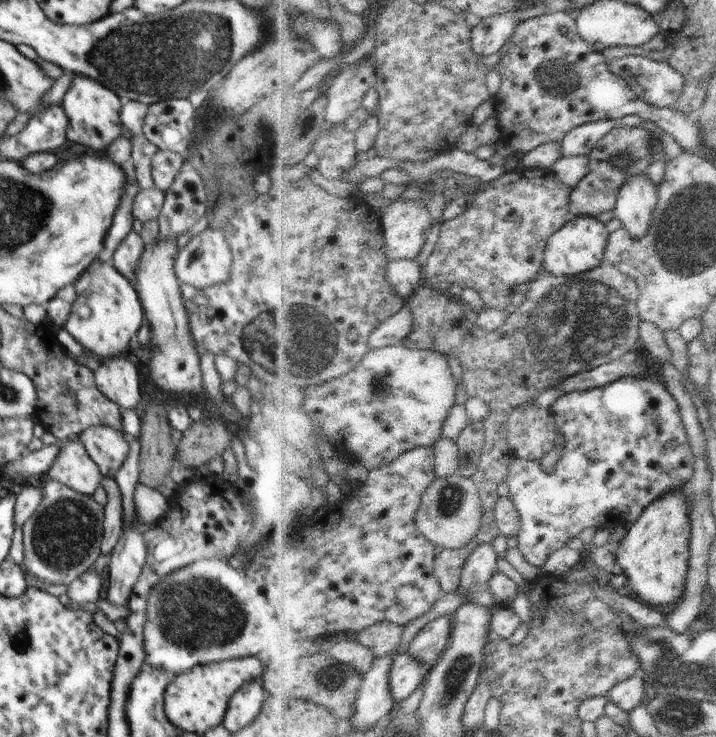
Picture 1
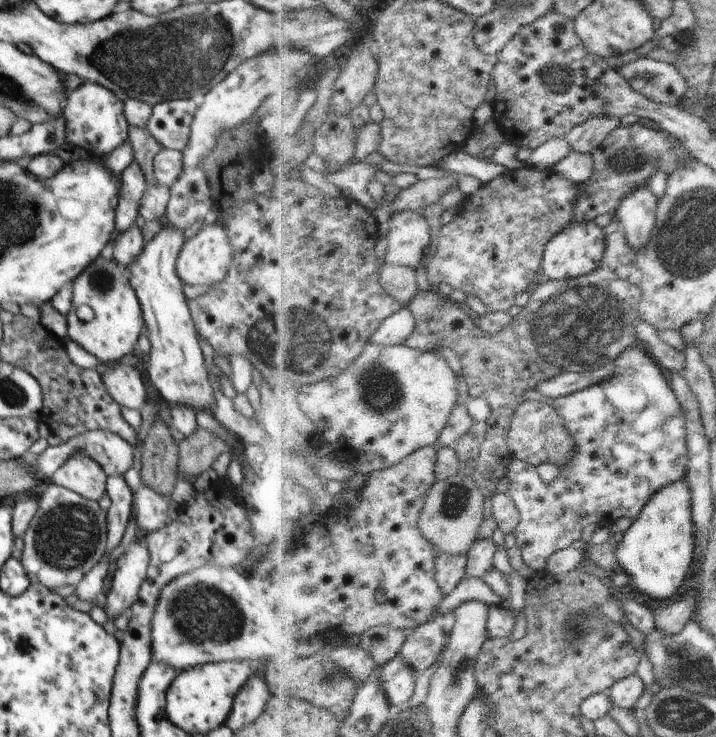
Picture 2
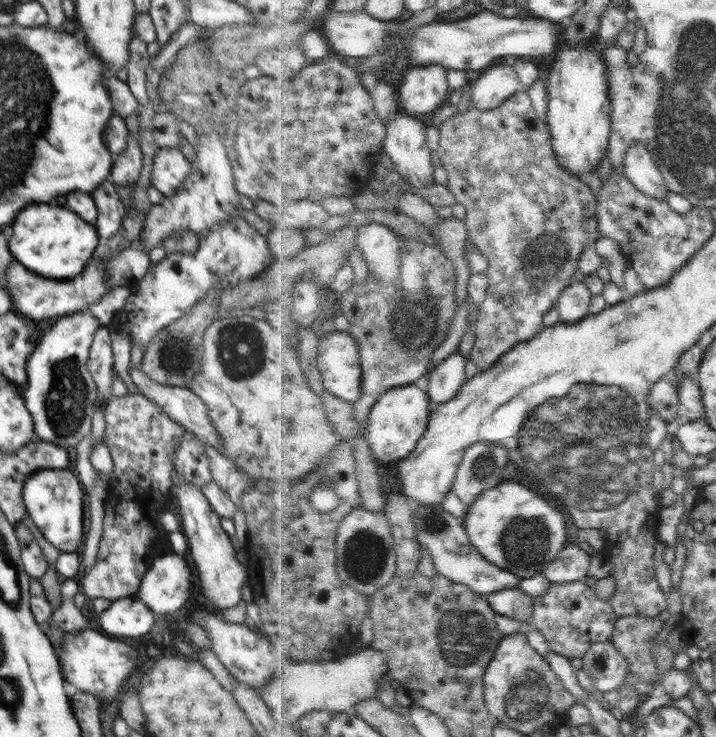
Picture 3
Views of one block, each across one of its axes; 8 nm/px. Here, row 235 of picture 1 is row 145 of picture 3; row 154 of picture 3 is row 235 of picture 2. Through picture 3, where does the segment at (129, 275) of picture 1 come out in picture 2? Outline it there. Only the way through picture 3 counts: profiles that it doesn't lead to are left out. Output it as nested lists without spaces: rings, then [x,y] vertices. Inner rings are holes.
[[[134,224],[124,232],[113,236],[108,252],[119,265],[128,269],[129,264],[142,252],[144,245],[141,228]]]

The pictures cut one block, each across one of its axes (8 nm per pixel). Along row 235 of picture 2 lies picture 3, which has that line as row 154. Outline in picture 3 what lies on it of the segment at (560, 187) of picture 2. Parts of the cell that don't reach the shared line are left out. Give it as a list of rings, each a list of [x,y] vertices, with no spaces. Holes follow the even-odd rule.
[[[524,89],[519,90],[512,98],[506,100],[500,108],[494,108],[490,112],[484,112],[484,110],[472,106],[469,110],[458,112],[453,118],[446,120],[439,129],[441,132],[441,144],[438,152],[441,155],[442,166],[447,170],[449,178],[448,188],[456,196],[458,203],[468,210],[466,221],[470,232],[469,240],[472,240],[490,260],[488,296],[484,300],[484,304],[479,306],[476,347],[470,357],[470,360],[477,365],[480,372],[484,372],[495,367],[505,354],[515,349],[518,344],[525,341],[531,342],[544,330],[546,314],[556,308],[564,291],[567,290],[568,286],[572,286],[572,280],[576,278],[576,272],[580,270],[582,254],[588,250],[588,246],[597,244],[599,239],[603,237],[598,214],[598,210],[600,210],[600,194],[596,196],[594,188],[588,182],[584,182],[576,173],[565,170],[564,165],[560,163],[556,147],[554,147],[555,137],[550,128],[550,123],[549,121],[544,121],[544,118],[539,116],[529,91]]]

